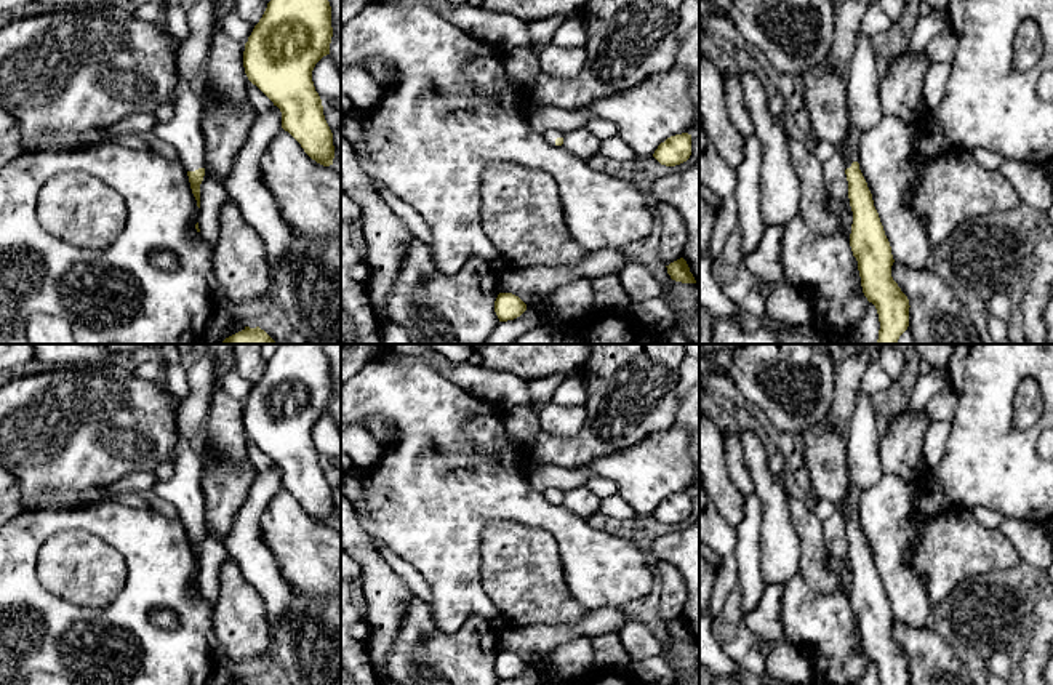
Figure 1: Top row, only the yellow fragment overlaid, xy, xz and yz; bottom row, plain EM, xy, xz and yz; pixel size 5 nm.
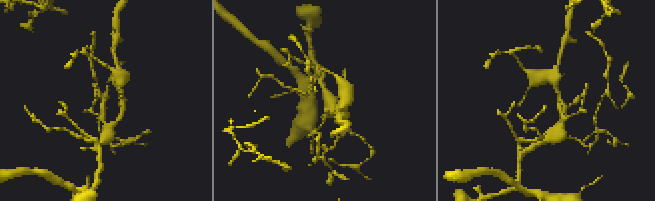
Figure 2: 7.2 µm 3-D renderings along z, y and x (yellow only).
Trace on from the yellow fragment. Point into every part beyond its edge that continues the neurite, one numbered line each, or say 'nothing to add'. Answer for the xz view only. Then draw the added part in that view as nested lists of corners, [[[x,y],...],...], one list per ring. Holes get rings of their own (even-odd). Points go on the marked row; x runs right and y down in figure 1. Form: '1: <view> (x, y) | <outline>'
1: xz (551, 135) | [[[549,128],[546,131],[541,133],[543,138],[549,142],[549,144],[555,144],[557,138],[563,138],[565,133],[555,130],[555,128]]]

